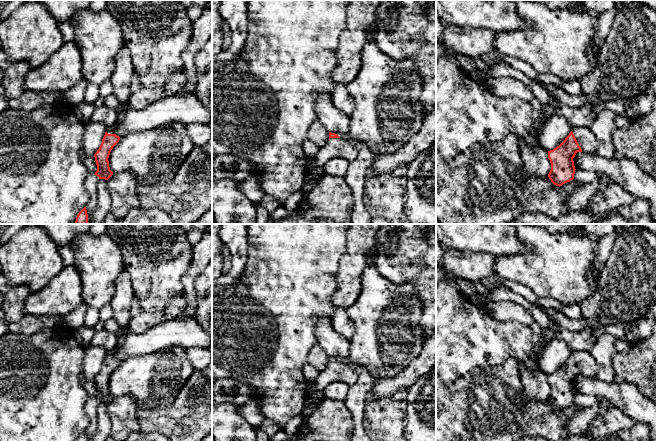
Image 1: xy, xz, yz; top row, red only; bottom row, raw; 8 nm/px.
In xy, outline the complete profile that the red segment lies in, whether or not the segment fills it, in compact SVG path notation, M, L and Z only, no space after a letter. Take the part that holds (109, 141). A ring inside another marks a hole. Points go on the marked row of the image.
M114 126L107 127L102 143L97 152L94 154L97 165L97 171L94 175L98 176L99 179L108 180L113 175L113 172L109 167L108 158L111 150L119 142L119 140L120 137L115 134Z

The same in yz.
M572 127L572 131L565 140L553 150L548 151L551 170L548 174L551 182L556 186L574 179L575 166L573 158L577 152L596 153L599 141L590 127Z

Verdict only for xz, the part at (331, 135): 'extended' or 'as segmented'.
extended

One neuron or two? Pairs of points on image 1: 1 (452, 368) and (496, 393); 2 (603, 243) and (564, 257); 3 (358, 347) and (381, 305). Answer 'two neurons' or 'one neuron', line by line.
1: two neurons
2: two neurons
3: one neuron

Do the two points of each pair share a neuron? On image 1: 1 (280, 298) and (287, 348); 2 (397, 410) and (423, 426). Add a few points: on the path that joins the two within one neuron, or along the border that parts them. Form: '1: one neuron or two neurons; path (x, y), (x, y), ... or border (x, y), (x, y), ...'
1: one neuron; path (280, 310), (283, 314), (283, 336)
2: two neurons; border (408, 392), (403, 430)

